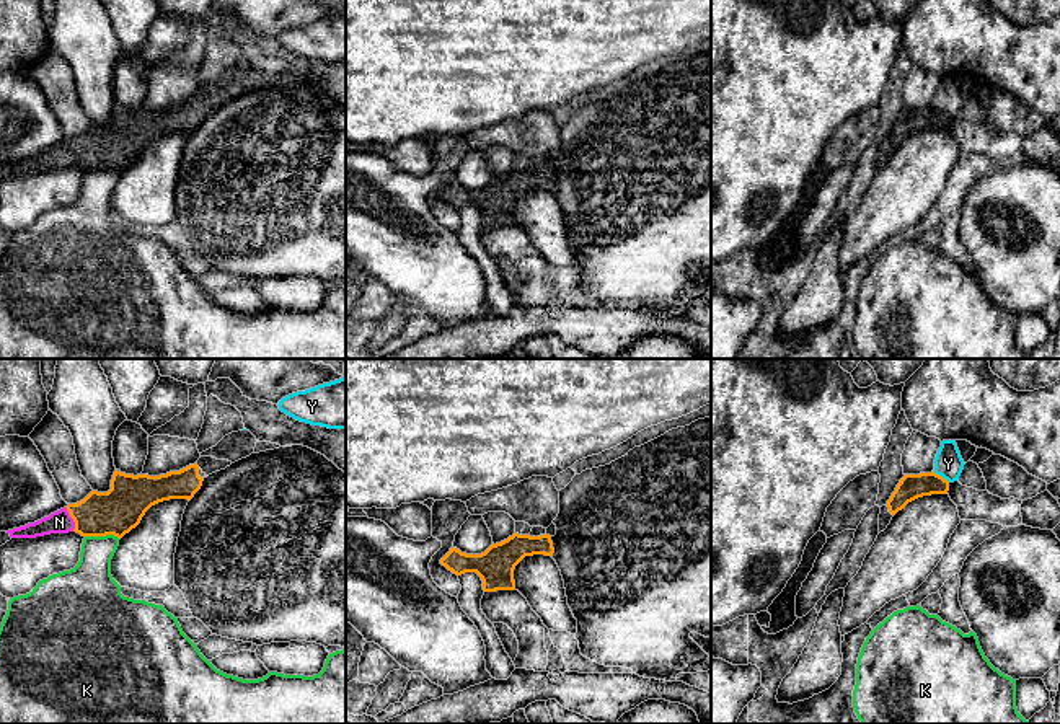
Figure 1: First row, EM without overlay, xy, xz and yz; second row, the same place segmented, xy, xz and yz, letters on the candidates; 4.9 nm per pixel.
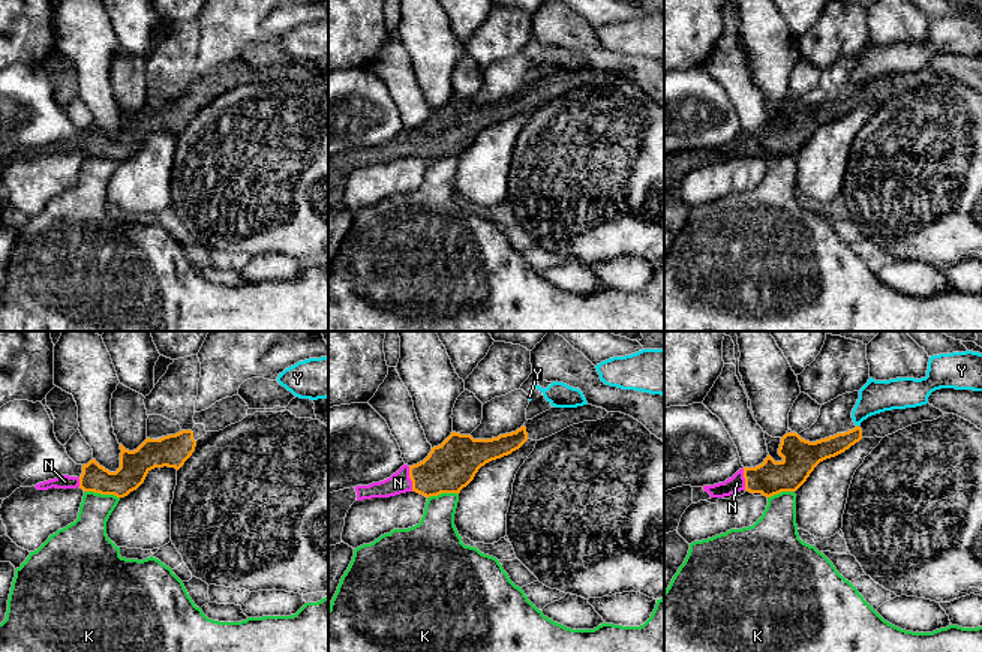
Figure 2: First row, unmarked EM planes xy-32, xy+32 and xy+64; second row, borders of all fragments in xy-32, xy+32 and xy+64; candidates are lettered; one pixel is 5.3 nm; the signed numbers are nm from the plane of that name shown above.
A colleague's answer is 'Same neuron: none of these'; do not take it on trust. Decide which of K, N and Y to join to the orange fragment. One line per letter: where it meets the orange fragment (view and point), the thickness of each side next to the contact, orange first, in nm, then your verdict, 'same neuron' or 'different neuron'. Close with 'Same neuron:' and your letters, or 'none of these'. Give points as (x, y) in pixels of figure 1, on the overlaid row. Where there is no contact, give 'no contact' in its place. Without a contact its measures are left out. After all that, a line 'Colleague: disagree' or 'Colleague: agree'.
K: xy (103, 535) | 220/220 nm | different neuron
N: xy (72, 517) | 220/110 nm | same neuron
Y: yz (941, 476) | 130/140 nm | different neuron
Same neuron: N
Colleague: disagree

